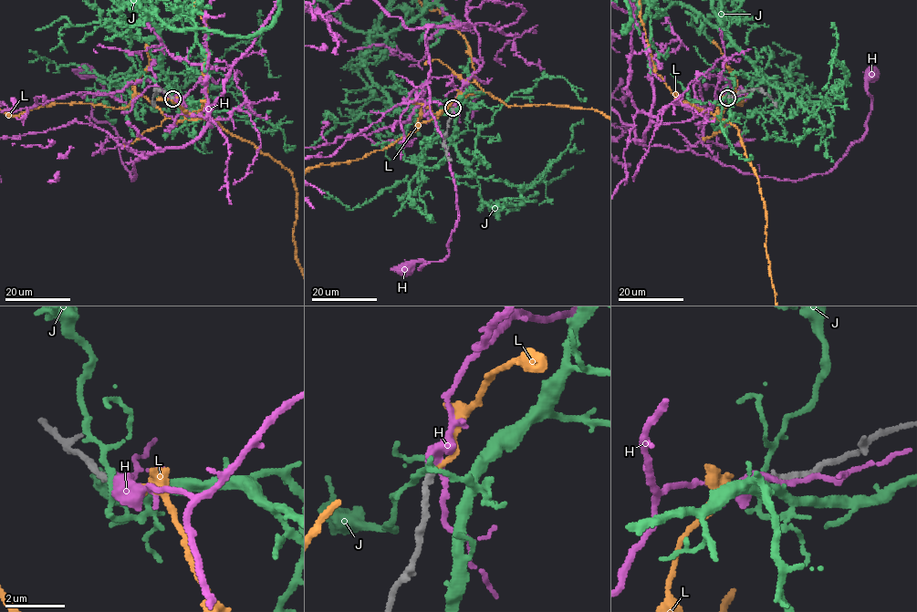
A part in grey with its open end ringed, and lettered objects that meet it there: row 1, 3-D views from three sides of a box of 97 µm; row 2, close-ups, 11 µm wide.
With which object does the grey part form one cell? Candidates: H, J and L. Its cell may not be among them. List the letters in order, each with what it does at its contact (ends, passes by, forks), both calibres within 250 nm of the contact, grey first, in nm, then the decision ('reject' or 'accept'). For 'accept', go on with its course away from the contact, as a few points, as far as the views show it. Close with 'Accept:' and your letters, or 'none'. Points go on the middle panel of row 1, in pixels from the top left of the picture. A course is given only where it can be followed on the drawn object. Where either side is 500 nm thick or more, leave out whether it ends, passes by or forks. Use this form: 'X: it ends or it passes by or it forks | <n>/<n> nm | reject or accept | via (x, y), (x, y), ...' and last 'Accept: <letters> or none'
H: it passes by | 200/400 nm | reject
J: it forks | 220/140 nm | reject
L: it ends | 200/160 nm | accept
Accept: L

